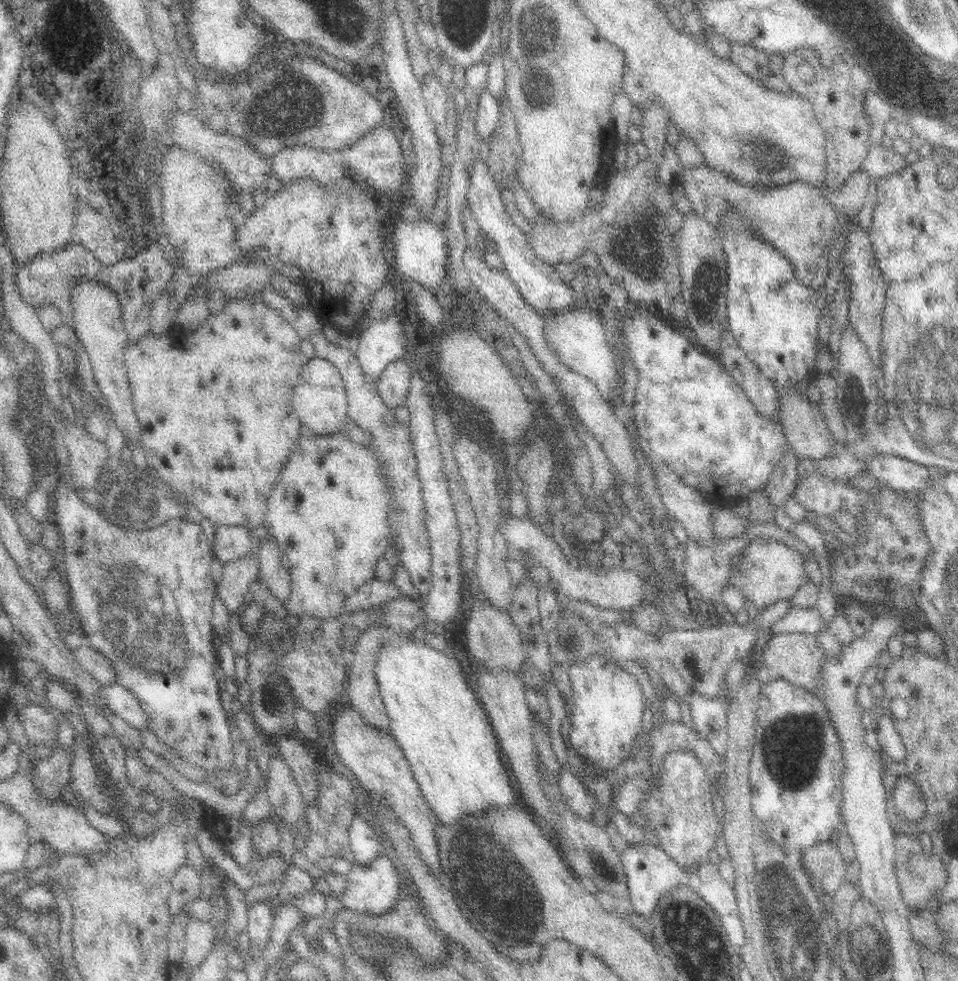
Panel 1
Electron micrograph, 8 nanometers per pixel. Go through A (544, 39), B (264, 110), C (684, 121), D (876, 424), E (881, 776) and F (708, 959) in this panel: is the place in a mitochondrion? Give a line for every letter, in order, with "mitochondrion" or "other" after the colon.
A: mitochondrion
B: mitochondrion
C: other
D: other
E: other
F: mitochondrion

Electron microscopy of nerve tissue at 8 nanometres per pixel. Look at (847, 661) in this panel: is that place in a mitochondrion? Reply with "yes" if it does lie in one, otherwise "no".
no

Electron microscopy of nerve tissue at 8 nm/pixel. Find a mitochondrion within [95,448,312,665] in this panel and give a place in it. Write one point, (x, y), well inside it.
(137, 614)

